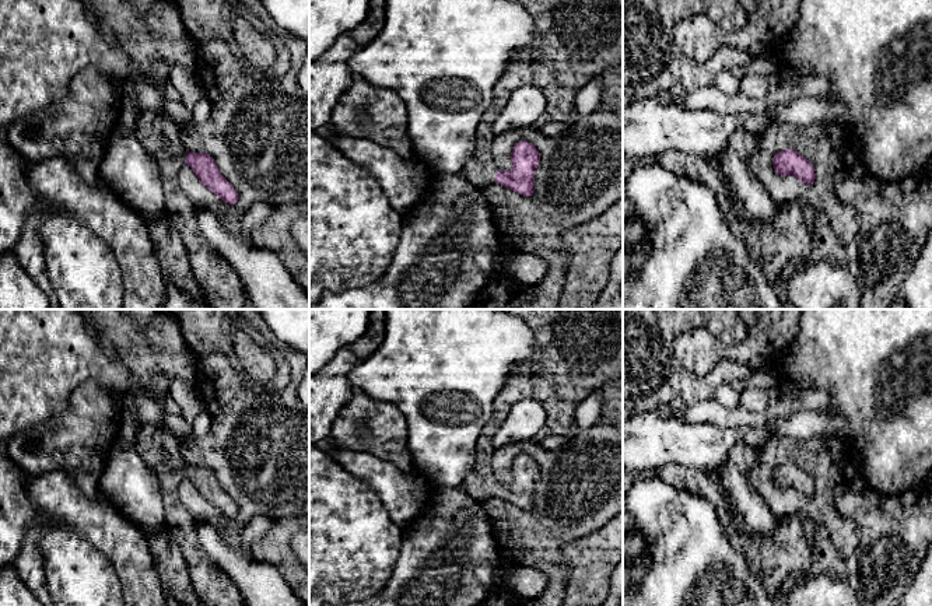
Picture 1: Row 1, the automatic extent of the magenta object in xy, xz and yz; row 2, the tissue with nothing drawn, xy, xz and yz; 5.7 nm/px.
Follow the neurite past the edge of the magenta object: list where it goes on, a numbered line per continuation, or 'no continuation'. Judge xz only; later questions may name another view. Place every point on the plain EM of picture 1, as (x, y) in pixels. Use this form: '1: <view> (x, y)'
1: xz (580, 350)

